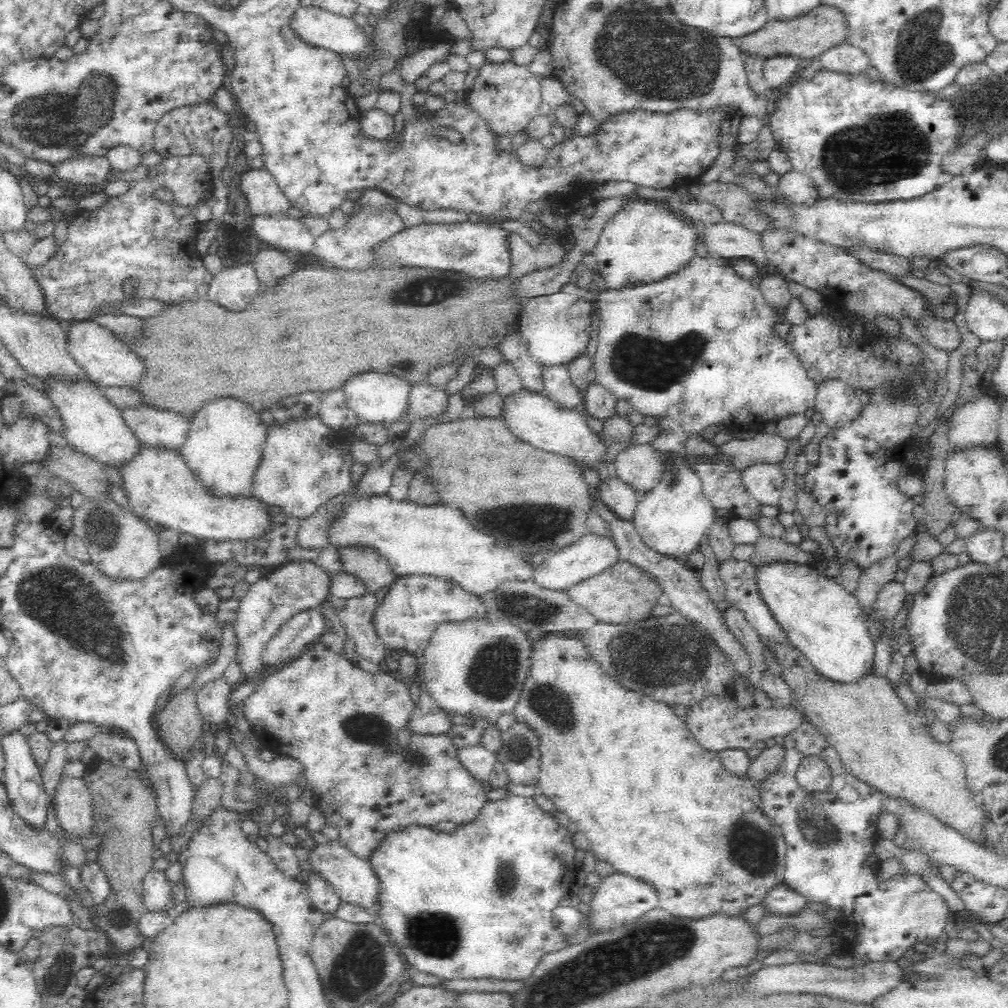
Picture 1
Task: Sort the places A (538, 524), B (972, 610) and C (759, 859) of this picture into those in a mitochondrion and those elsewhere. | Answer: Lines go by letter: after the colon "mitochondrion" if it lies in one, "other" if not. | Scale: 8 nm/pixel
A: mitochondrion
B: mitochondrion
C: mitochondrion

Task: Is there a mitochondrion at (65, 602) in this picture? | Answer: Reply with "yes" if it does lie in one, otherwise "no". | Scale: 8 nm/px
yes

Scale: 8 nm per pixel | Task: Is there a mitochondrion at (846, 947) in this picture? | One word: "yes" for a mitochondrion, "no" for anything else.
no

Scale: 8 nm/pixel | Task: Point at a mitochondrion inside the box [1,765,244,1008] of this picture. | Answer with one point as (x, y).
(55, 966)

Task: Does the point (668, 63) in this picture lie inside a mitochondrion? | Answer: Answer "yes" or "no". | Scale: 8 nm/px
yes

